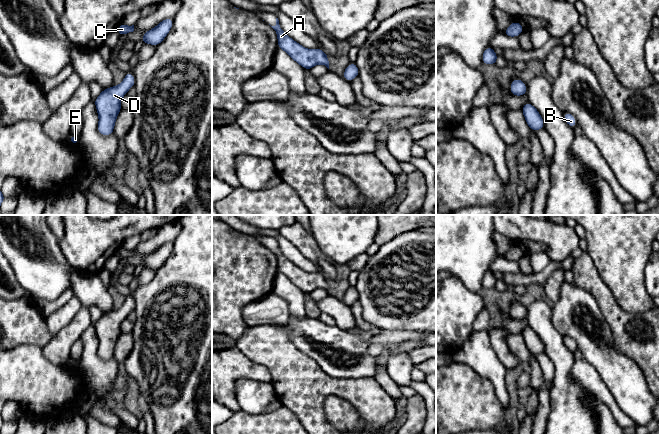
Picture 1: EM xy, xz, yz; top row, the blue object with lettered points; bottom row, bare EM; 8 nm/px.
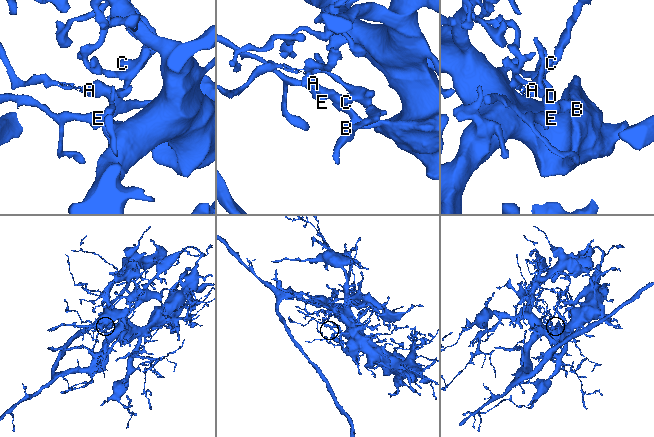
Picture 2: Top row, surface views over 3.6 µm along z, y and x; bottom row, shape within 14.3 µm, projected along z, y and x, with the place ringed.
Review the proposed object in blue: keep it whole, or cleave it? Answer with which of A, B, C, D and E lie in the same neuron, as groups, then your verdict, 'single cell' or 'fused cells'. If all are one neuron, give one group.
A B C D E; single cell

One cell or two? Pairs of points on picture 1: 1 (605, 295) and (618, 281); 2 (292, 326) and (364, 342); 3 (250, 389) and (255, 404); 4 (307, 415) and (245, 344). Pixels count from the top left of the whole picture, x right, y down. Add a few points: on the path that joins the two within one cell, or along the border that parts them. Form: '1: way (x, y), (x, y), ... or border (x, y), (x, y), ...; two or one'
1: border (597, 269), (616, 302), (623, 309); two
2: way (310, 336), (323, 342), (346, 342); one
3: way (250, 393), (254, 400); one
4: way (304, 395), (265, 354); one

